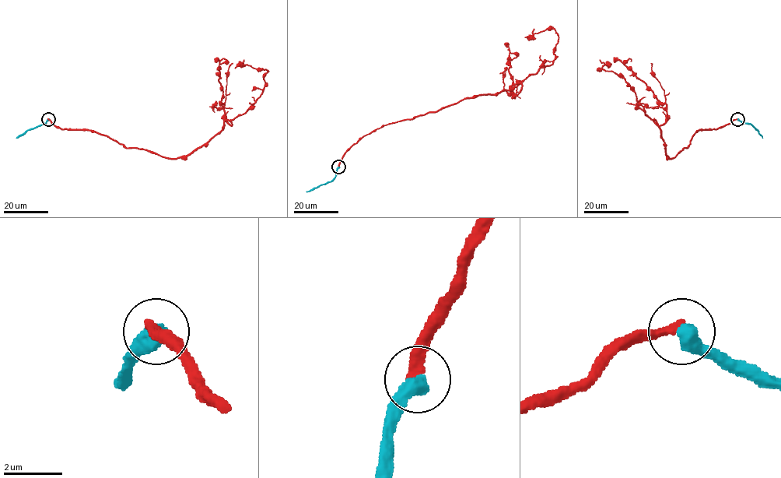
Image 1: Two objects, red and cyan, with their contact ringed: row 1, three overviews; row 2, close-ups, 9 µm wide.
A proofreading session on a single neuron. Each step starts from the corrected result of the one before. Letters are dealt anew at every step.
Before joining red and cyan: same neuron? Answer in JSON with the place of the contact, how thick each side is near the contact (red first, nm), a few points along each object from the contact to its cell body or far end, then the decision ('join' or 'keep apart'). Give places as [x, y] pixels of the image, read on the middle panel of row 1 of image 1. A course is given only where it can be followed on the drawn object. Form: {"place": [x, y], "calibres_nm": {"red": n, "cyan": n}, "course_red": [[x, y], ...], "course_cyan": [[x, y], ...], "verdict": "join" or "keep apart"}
{"place": [338, 166], "calibres_nm": {"red": 380, "cyan": 600}, "course_red": [[338, 166], [352, 145], [384, 125], [509, 90], [553, 63], [558, 34], [553, 29], [525, 37]], "course_cyan": [[338, 166], [332, 180], [306, 192]], "verdict": "join"}

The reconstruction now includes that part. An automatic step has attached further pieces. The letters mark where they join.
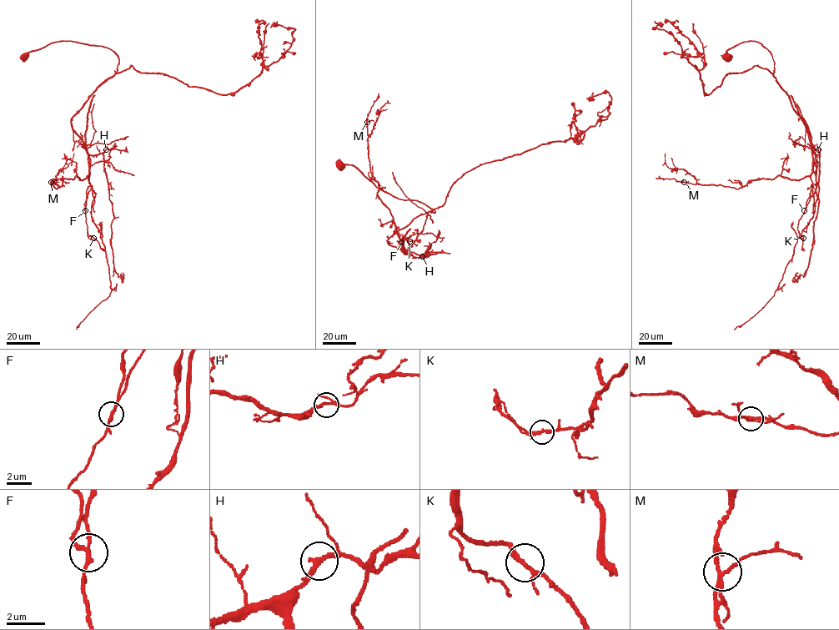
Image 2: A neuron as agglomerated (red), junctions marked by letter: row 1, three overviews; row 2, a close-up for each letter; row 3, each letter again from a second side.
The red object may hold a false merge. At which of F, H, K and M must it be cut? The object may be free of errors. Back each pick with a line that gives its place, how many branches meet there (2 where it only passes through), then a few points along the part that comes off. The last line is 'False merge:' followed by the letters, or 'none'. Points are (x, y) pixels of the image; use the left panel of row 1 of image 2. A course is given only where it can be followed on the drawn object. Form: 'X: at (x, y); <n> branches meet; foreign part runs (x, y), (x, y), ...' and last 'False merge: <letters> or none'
F: at (85, 210); 3 branches meet; foreign part runs (86, 210), (88, 176), (62, 178), (57, 188), (51, 184), (73, 153)
False merge: F

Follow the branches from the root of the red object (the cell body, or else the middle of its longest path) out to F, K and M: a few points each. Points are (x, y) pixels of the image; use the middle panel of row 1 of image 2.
F: (339, 165), (354, 165), (378, 188), (434, 211), (420, 214), (387, 240), (406, 250), (402, 242)
K: (339, 165), (354, 165), (378, 188), (434, 211), (420, 214), (387, 242), (404, 251), (402, 237), (409, 241)
M: (339, 165), (354, 165), (378, 188), (434, 211), (420, 214), (388, 239), (406, 250), (377, 194), (367, 122)

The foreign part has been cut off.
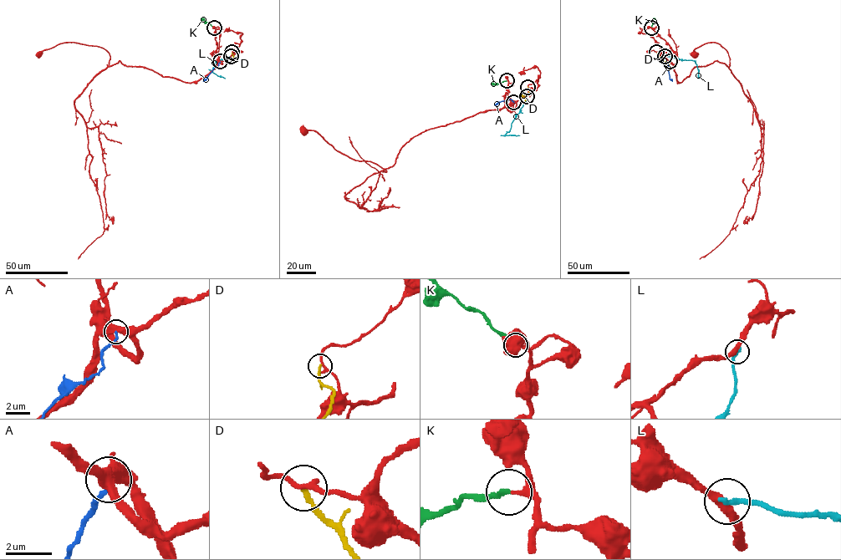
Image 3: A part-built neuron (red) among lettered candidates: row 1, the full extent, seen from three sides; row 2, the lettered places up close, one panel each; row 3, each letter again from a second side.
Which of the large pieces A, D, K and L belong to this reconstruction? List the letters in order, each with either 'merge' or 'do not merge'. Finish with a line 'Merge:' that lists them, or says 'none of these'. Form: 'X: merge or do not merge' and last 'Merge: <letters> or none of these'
A: do not merge
D: do not merge
K: merge
L: do not merge
Merge: K

